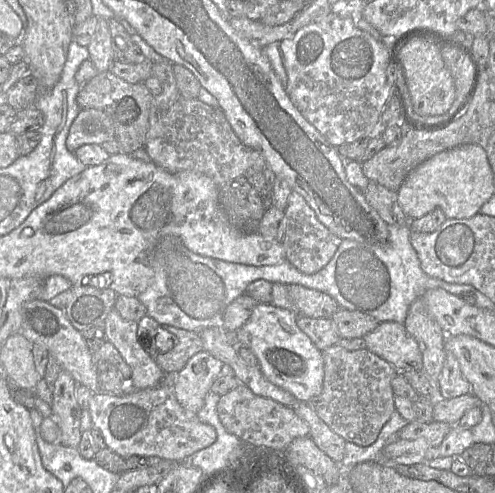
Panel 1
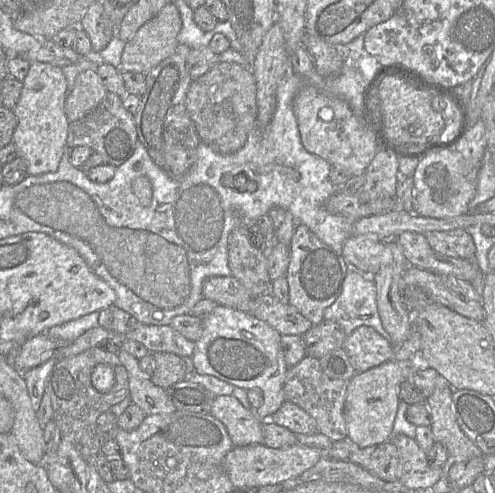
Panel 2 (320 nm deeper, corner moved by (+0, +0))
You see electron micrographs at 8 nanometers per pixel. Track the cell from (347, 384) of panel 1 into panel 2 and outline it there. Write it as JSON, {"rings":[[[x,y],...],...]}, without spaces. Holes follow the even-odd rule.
{"rings":[[[305,356],[288,369],[283,386],[284,396],[286,401],[296,404],[315,420],[319,433],[336,442],[347,437],[344,407],[348,382],[329,378],[322,371],[319,359]]]}

